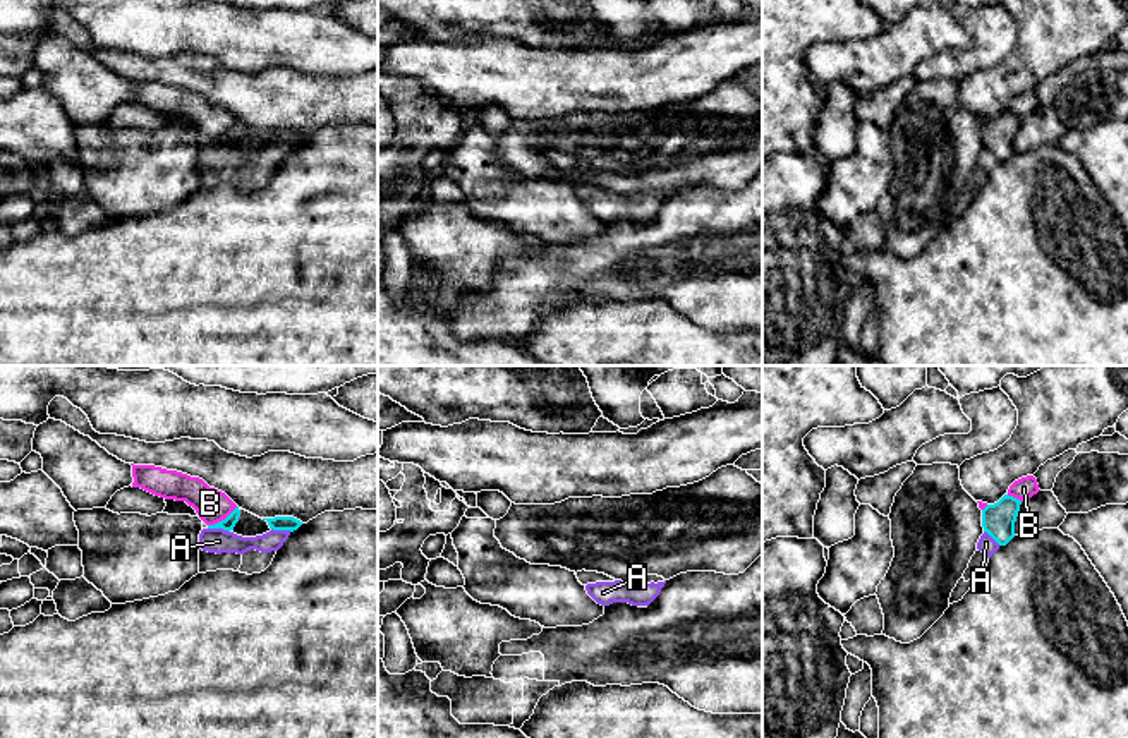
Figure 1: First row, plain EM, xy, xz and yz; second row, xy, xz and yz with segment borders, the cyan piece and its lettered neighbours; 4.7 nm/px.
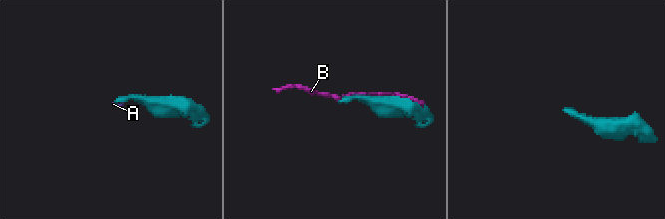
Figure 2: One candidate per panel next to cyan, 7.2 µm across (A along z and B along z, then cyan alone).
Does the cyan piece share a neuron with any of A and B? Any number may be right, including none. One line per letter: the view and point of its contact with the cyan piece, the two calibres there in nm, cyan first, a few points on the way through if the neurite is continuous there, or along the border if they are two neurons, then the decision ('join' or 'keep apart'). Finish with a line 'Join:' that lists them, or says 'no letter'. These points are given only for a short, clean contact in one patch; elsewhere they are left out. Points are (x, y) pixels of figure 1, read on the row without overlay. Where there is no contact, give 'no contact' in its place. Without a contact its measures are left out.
A: xy (218, 143) | 60/120 nm | across xy (232, 134), (218, 143), (218, 157) | join
B: xy (222, 136) | 60/160 nm | keep apart
Join: A

